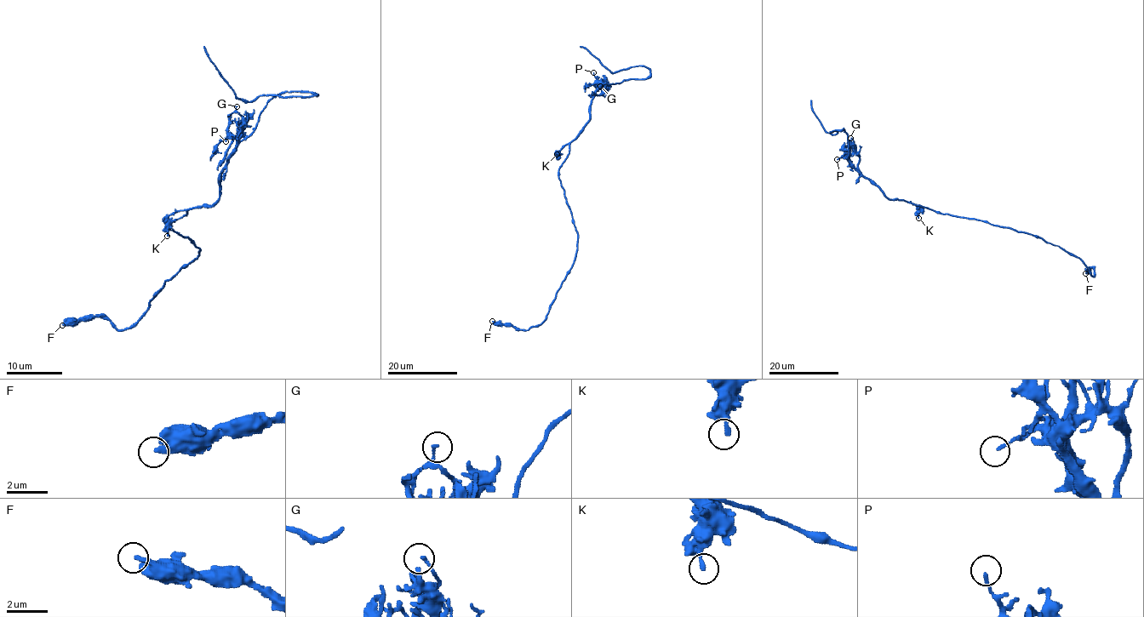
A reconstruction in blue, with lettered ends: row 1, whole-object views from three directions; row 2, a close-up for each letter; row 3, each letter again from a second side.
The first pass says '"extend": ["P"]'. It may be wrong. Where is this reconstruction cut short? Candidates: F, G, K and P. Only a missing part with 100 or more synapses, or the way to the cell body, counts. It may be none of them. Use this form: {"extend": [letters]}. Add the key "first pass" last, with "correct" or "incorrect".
{"extend": [], "first pass": "incorrect"}

